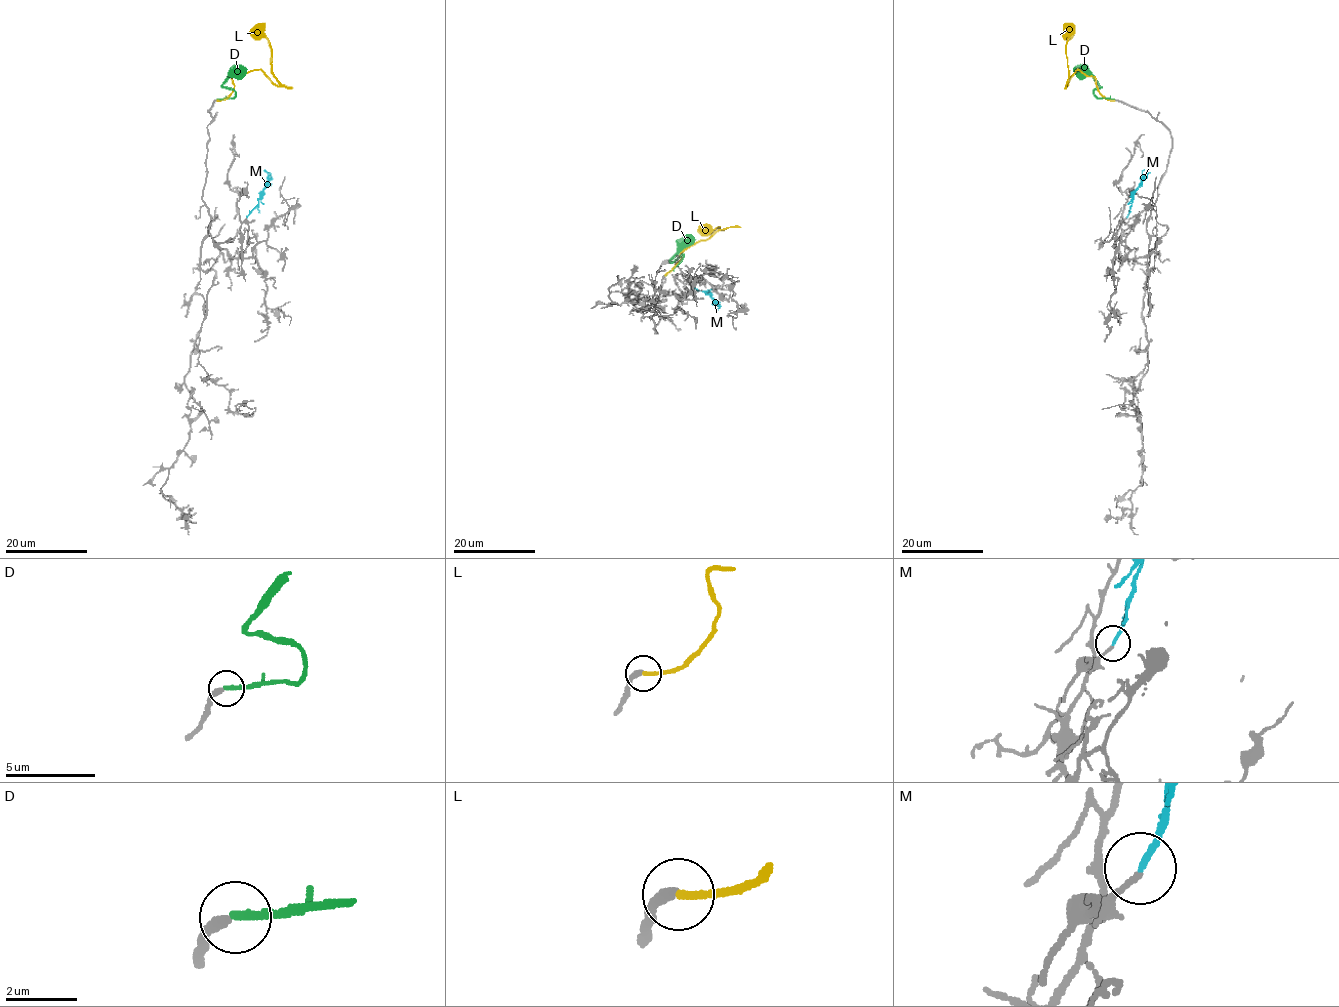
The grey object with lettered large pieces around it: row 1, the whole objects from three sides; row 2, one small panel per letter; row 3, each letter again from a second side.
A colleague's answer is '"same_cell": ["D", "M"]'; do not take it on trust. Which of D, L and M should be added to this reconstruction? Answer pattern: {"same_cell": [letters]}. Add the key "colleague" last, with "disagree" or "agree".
{"same_cell": ["D", "M"], "colleague": "agree"}

